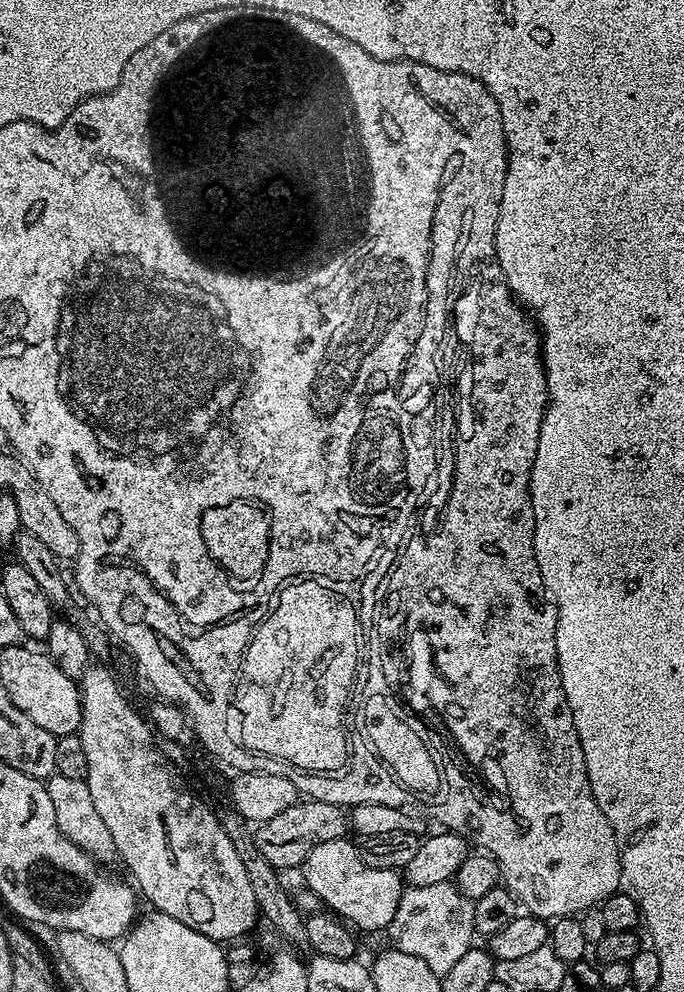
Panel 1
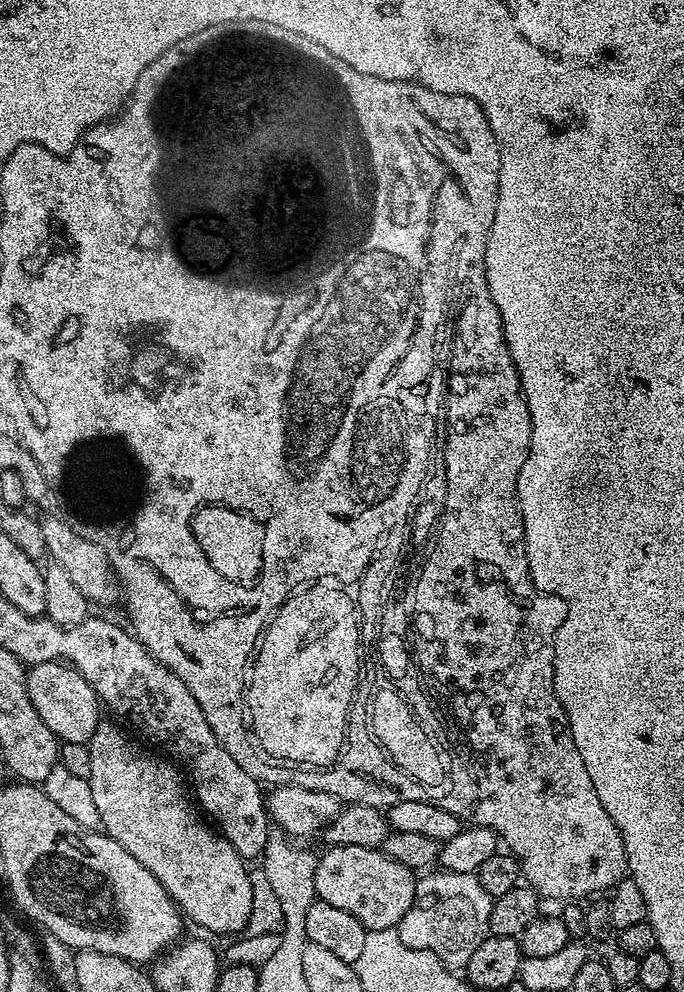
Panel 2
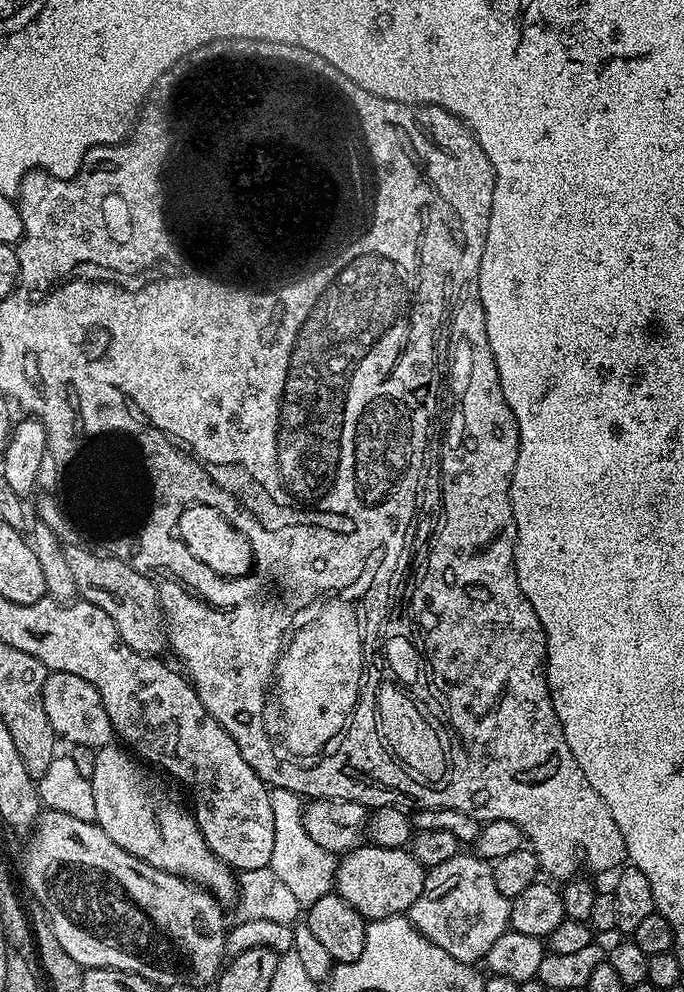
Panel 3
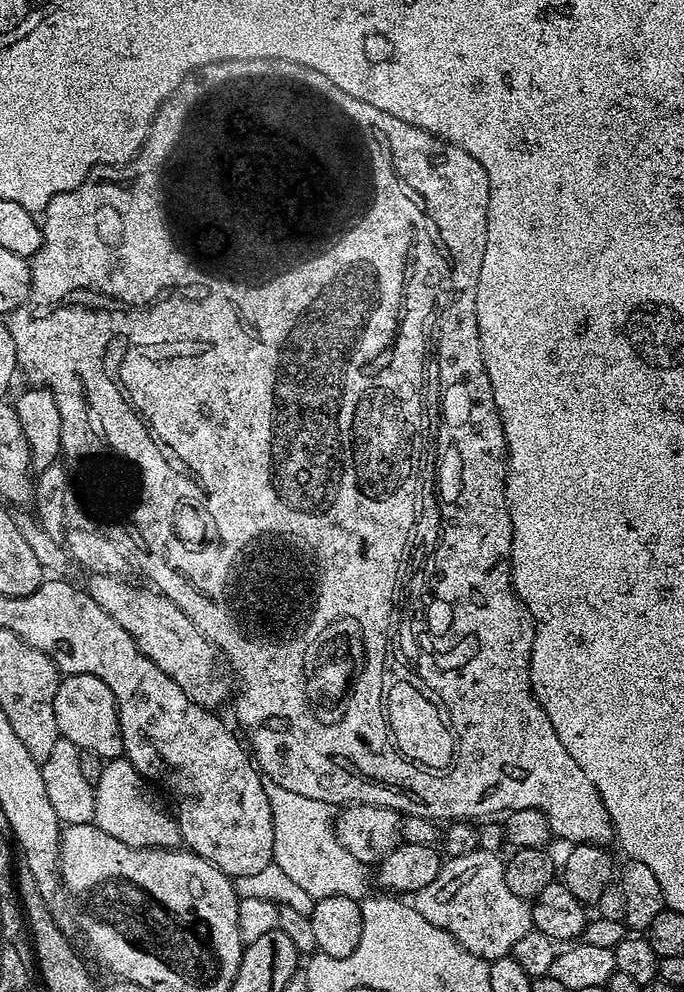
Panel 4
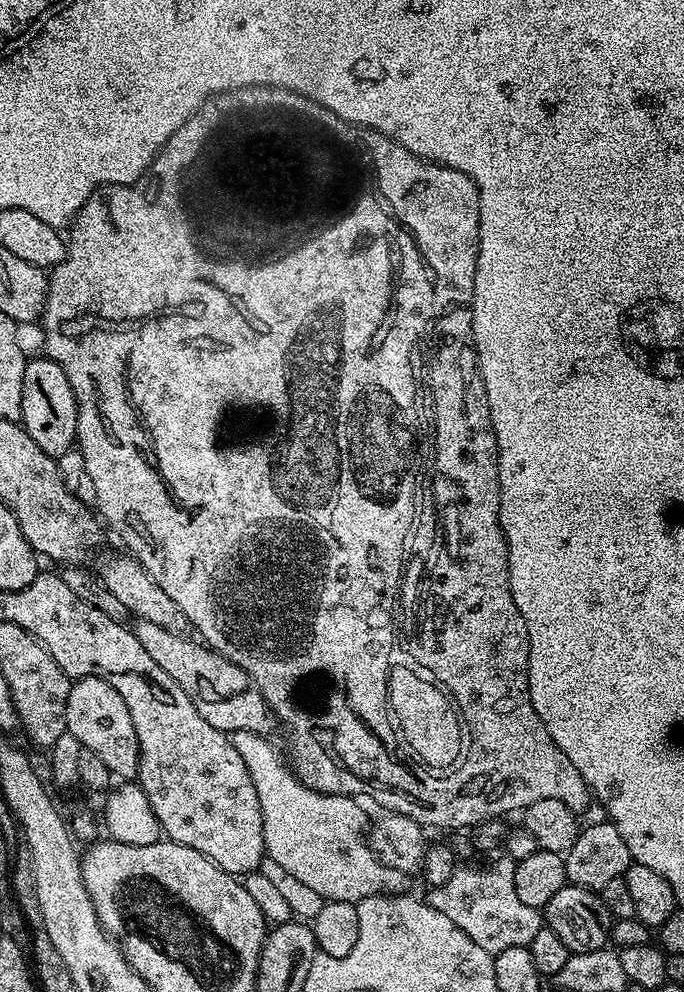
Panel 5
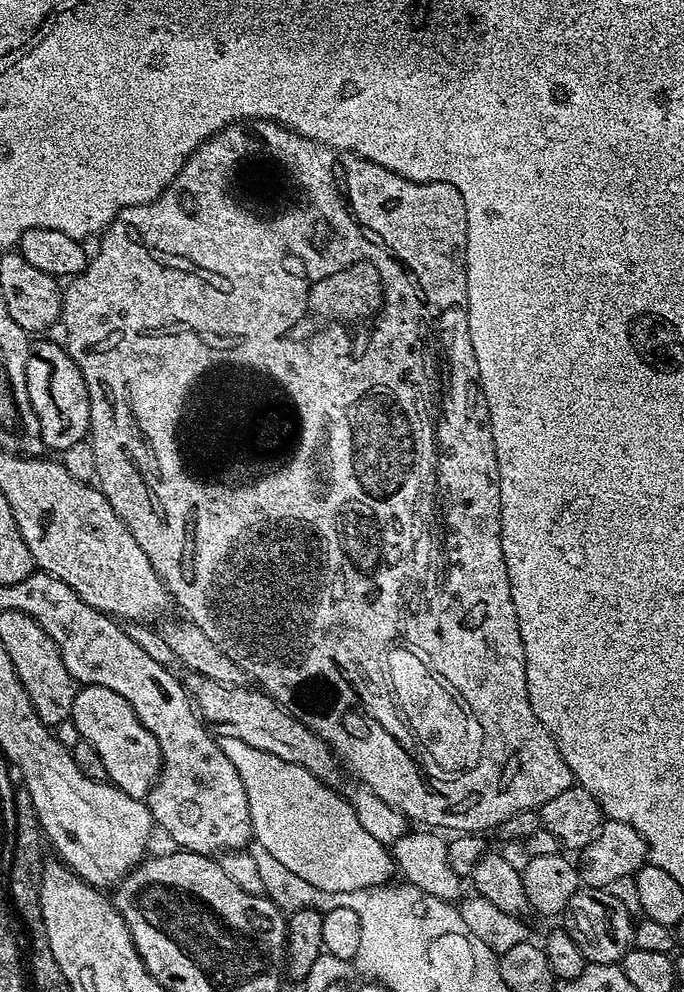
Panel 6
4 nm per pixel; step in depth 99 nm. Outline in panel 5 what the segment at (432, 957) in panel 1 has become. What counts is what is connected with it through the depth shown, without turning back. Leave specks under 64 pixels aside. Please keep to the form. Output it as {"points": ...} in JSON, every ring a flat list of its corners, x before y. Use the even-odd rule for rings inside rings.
{"points":[[508,854,494,861,489,868,457,867,456,872,450,874,450,879,442,882,442,886,427,889,426,902,438,910,438,914,446,914,446,918,450,918,458,930,470,934,470,938,478,942,482,950,495,954,510,950,510,946,527,948,534,934,545,927,545,922,541,909,526,906,526,902,520,901,514,891,515,869,516,861]]}

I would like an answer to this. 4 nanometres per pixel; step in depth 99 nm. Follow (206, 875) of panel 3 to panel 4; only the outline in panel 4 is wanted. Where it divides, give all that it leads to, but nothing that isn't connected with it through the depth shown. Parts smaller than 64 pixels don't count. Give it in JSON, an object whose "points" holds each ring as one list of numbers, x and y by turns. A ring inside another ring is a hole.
{"points":[[126,758,107,761,102,778,95,784,96,818,95,825,110,838,126,842,131,848,172,848,179,849,182,841,180,827,169,805,156,797,157,789,141,776,140,772]]}

